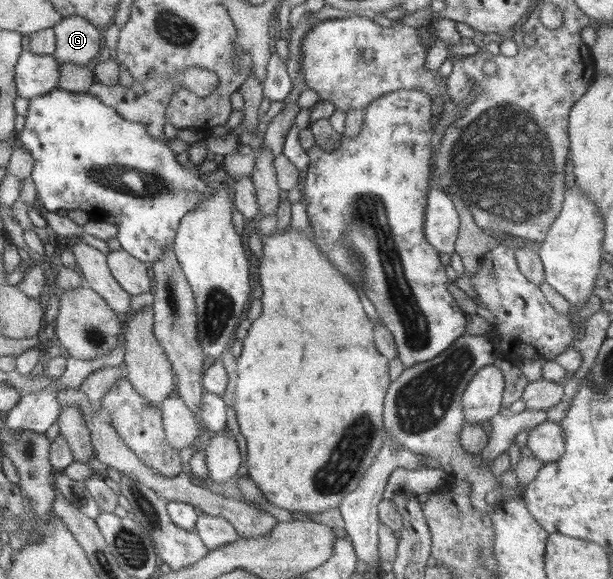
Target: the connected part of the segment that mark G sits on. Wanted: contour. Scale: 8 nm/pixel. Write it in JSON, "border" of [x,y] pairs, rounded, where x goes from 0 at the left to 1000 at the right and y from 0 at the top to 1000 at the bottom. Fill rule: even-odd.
{"border":[[[111,28],[88,47],[90,90],[86,97],[98,107],[148,114],[160,100],[166,55],[142,33]]]}

